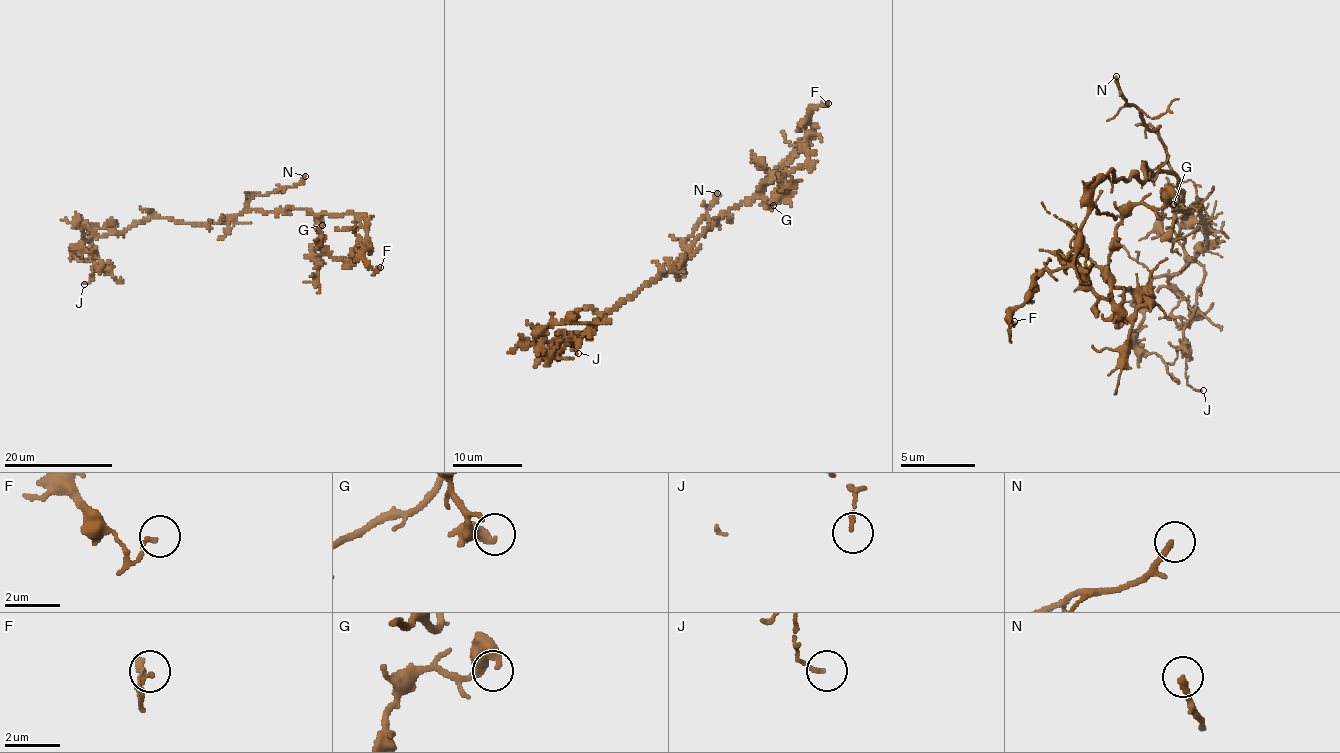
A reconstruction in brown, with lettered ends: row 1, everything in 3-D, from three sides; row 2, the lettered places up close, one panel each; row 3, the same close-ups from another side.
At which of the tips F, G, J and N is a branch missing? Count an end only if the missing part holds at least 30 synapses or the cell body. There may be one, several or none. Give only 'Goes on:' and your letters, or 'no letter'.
Goes on: N

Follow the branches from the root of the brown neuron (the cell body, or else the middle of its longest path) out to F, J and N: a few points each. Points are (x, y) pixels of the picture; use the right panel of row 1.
F: (1173, 172), (1147, 172), (1147, 162), (1143, 179), (1108, 171), (1083, 244), (1033, 278), (1011, 336), (1014, 321)
J: (1173, 172), (1181, 215), (1197, 200), (1206, 241), (1189, 259), (1203, 282), (1182, 337), (1187, 382), (1203, 390)
N: (1173, 172), (1159, 134), (1159, 126), (1146, 128), (1136, 108), (1125, 103), (1116, 76)

